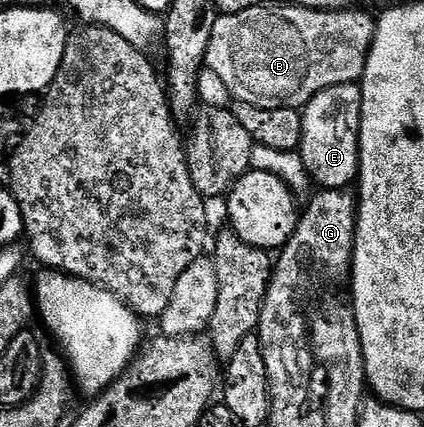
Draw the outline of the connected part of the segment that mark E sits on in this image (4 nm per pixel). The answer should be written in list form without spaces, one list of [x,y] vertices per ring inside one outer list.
[[[358,84],[327,88],[302,109],[302,141],[299,154],[308,178],[325,191],[348,188],[358,178],[360,89]]]

